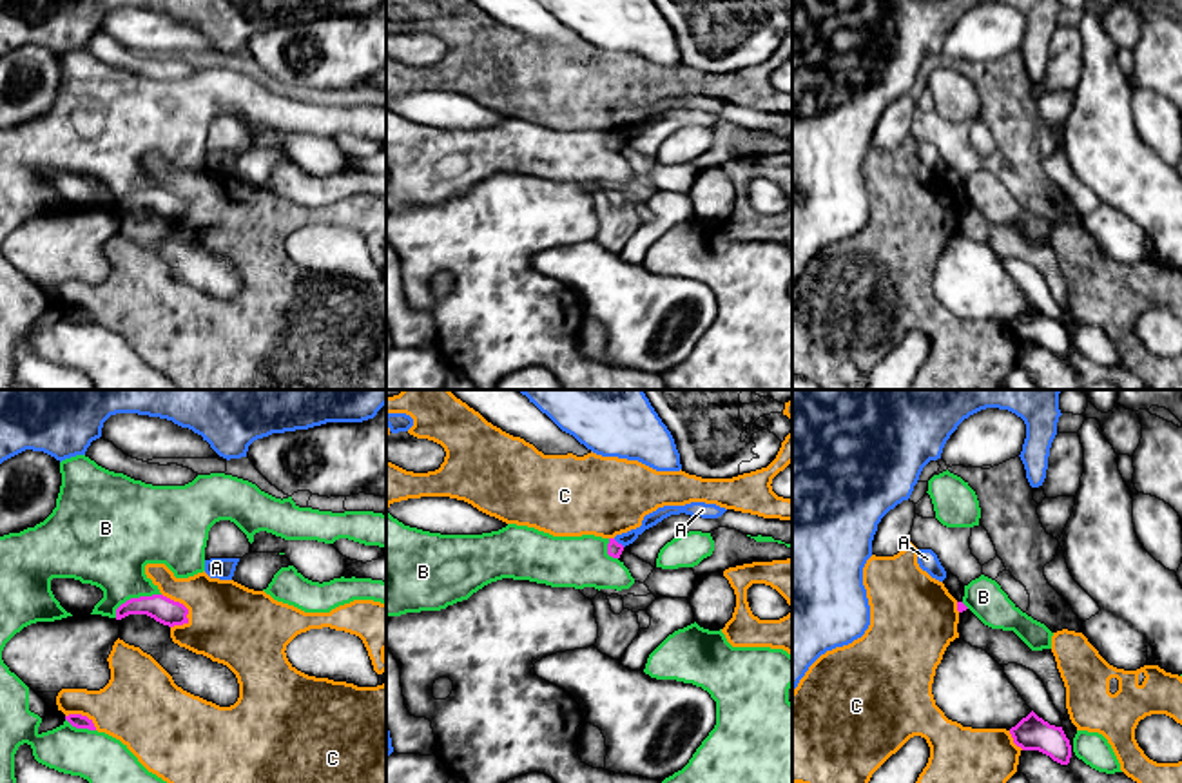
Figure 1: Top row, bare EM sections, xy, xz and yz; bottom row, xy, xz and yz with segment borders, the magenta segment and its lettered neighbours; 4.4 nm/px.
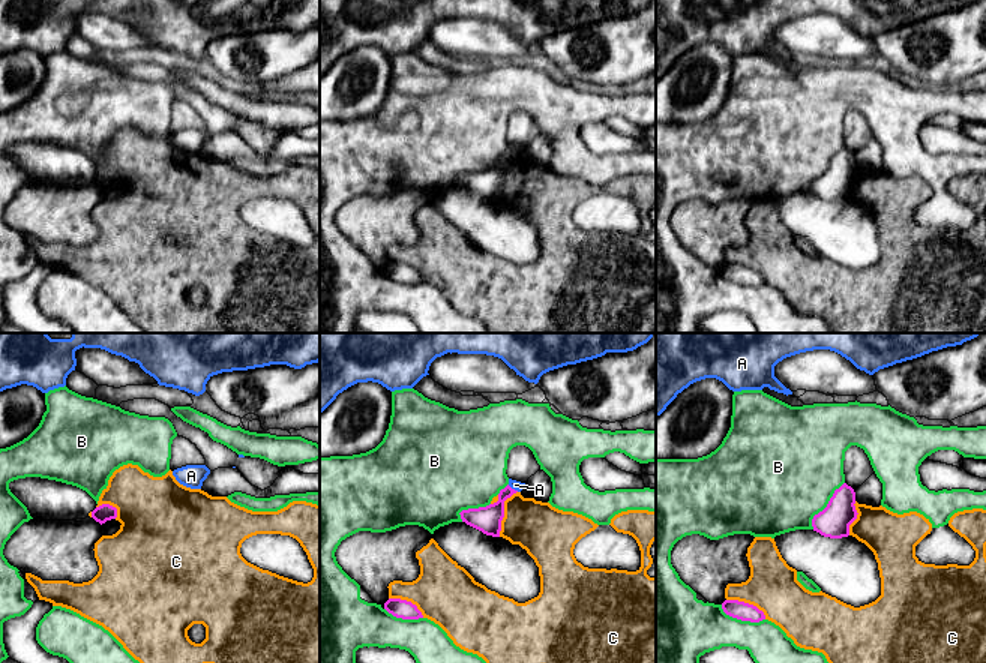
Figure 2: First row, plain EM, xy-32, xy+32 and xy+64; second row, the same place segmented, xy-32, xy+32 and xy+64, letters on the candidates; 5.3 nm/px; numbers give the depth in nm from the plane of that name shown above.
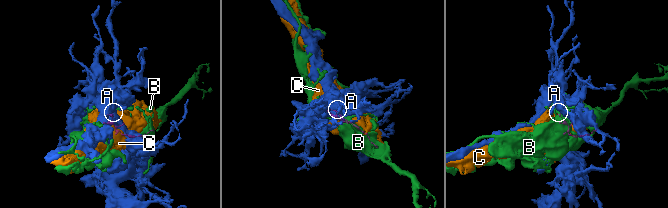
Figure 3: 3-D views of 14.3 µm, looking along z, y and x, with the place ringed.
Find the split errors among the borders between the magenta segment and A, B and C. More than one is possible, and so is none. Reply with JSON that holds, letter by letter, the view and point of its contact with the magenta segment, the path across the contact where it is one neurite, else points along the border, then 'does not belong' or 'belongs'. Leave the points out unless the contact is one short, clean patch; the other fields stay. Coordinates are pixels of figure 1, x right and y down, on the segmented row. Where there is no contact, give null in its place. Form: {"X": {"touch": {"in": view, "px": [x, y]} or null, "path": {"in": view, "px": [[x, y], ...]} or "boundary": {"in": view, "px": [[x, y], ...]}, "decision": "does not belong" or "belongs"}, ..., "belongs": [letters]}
{"A": {"touch": {"in": "xz", "px": [617, 542]}, "boundary": {"in": "xz", "px": [[613, 539], [624, 546]]}, "decision": "does not belong"}, "B": {"touch": {"in": "xy", "px": [135, 599]}, "decision": "does not belong"}, "C": {"touch": {"in": "xy", "px": [182, 604]}, "decision": "does not belong"}, "belongs": []}

